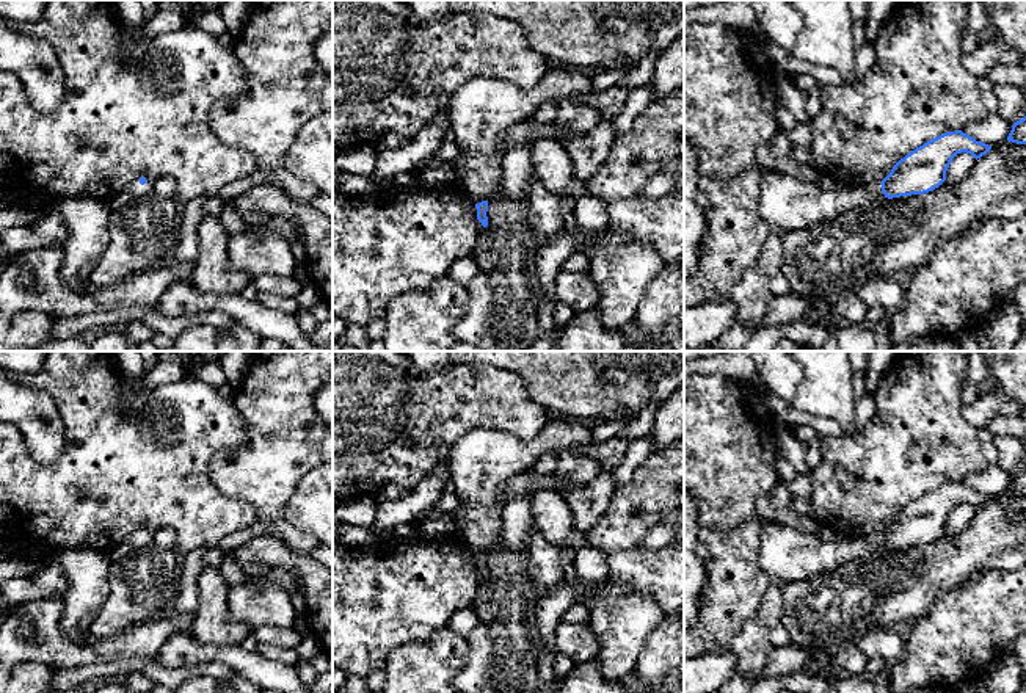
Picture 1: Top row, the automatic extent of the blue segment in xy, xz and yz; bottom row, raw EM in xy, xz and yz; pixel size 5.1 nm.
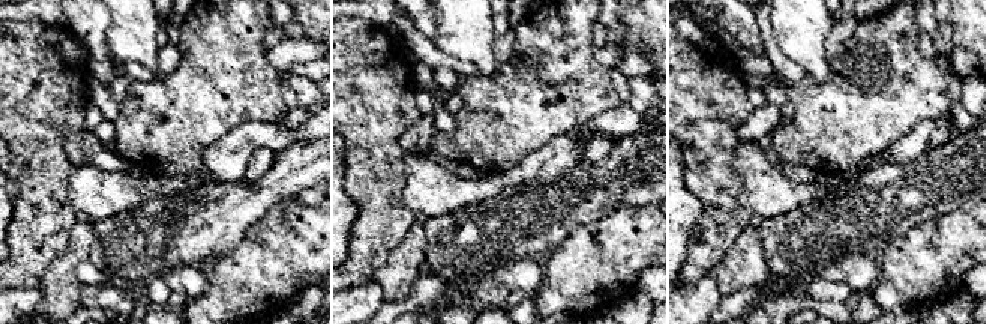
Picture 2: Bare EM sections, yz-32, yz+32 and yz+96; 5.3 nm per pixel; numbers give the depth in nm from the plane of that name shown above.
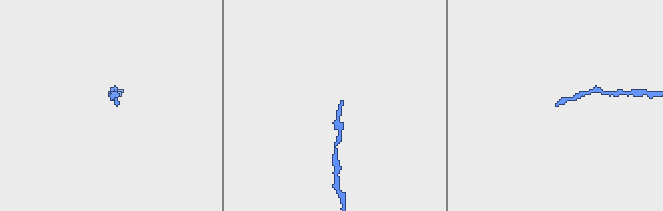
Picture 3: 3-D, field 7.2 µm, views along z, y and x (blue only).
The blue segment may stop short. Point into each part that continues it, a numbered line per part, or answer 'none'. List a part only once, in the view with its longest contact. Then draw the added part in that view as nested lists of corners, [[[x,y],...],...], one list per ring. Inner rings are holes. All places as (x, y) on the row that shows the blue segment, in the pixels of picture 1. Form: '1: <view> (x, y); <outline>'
1: yz (789, 203); [[[762,169],[758,213],[770,226],[795,232],[883,199],[882,180],[824,190],[814,180]]]

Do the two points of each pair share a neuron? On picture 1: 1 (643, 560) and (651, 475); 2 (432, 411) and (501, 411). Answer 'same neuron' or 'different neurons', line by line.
1: different neurons
2: same neuron

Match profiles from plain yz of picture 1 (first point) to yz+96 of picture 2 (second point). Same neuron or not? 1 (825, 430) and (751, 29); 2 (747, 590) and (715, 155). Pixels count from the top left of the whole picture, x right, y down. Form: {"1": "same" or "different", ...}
{"1": "same", "2": "same"}

